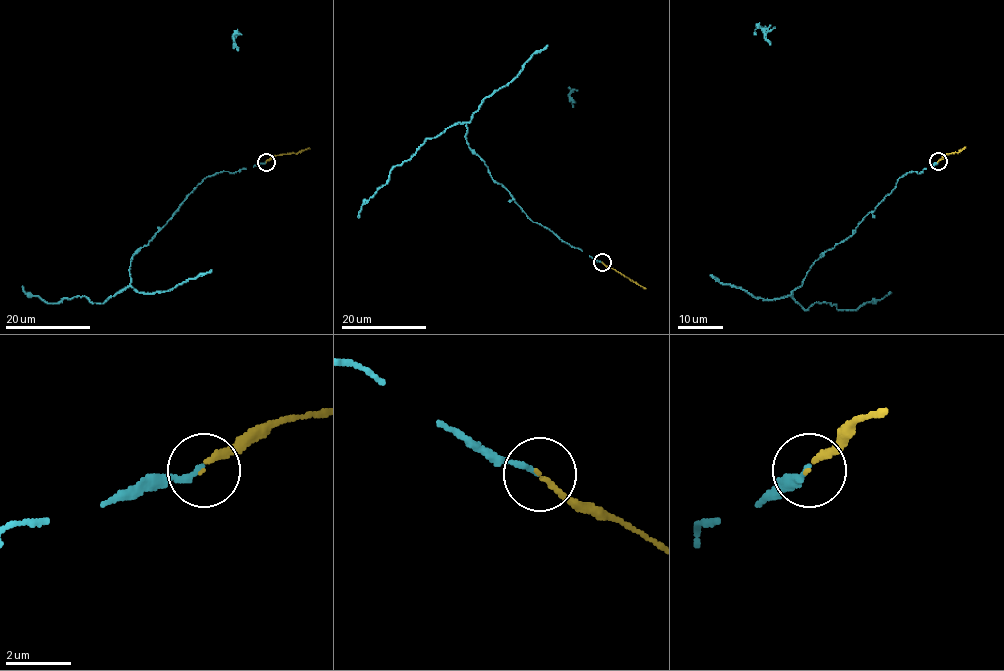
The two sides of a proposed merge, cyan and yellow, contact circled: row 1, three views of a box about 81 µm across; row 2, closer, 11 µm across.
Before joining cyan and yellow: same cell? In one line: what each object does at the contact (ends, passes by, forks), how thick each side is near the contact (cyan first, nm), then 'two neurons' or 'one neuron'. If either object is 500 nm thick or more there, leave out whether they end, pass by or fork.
cyan ends; yellow ends; calibres 150 and 130 nm; one neuron

